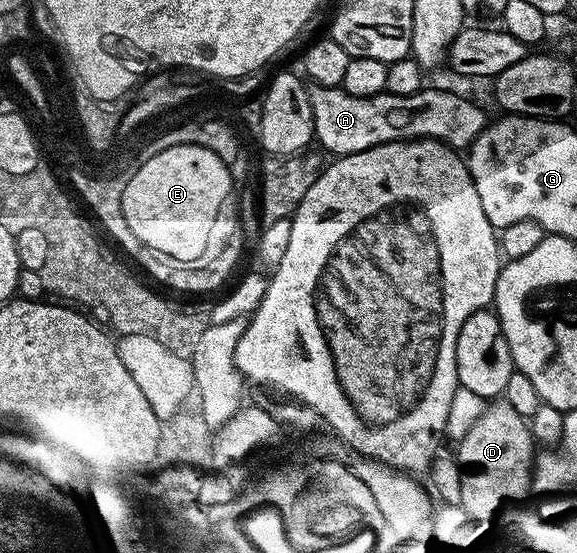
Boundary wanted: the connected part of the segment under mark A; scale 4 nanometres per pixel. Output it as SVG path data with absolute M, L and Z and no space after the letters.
M317 85L308 98L312 104L315 140L321 141L325 145L323 148L332 155L357 153L375 145L413 139L443 141L457 151L464 151L486 124L486 116L474 102L431 87L419 89L414 95L394 95L385 91L373 97L359 97L350 95L343 87L328 89L325 85Z

